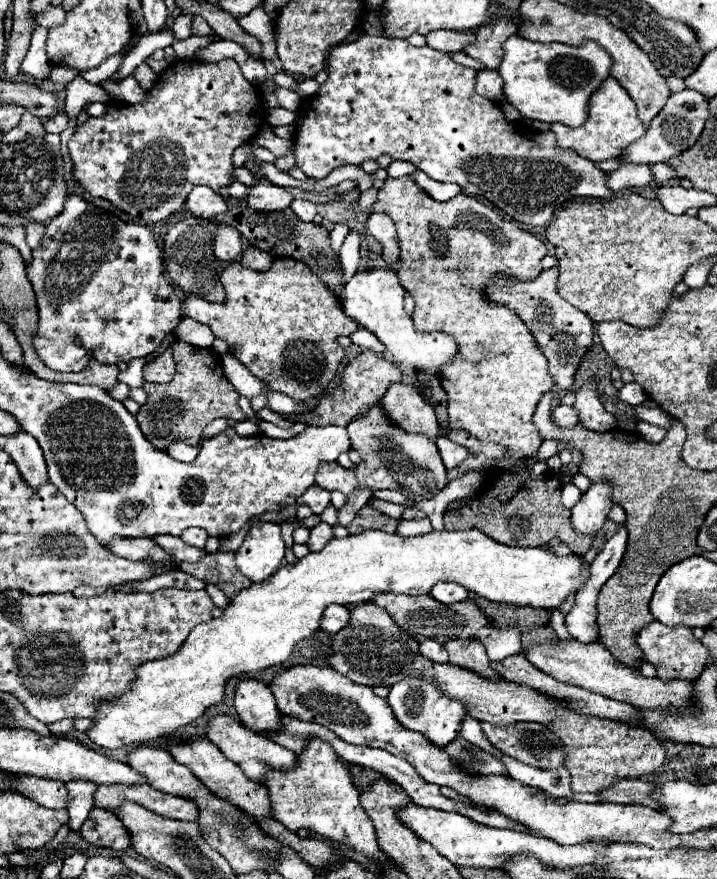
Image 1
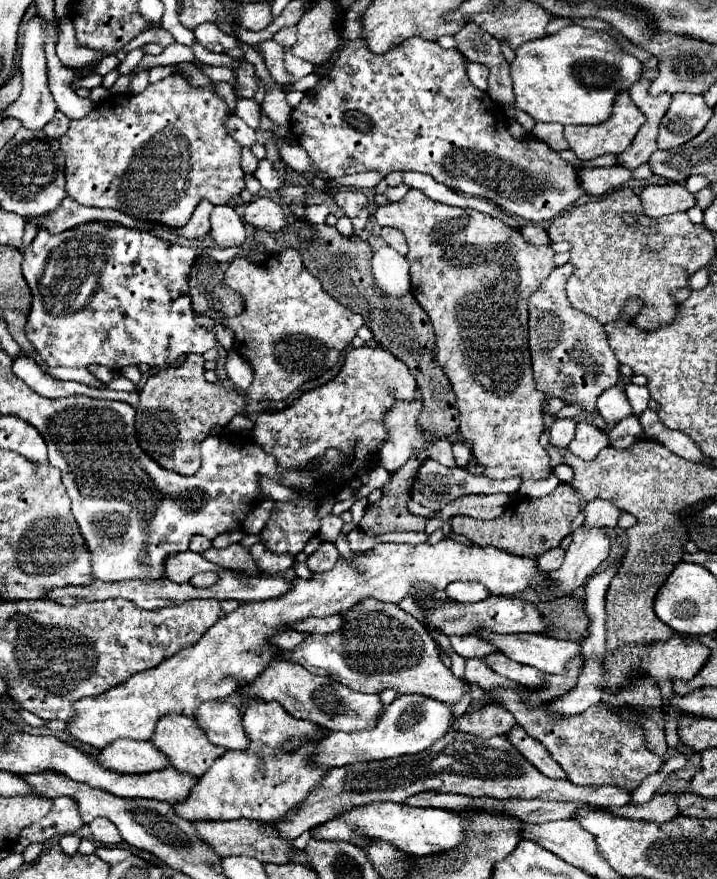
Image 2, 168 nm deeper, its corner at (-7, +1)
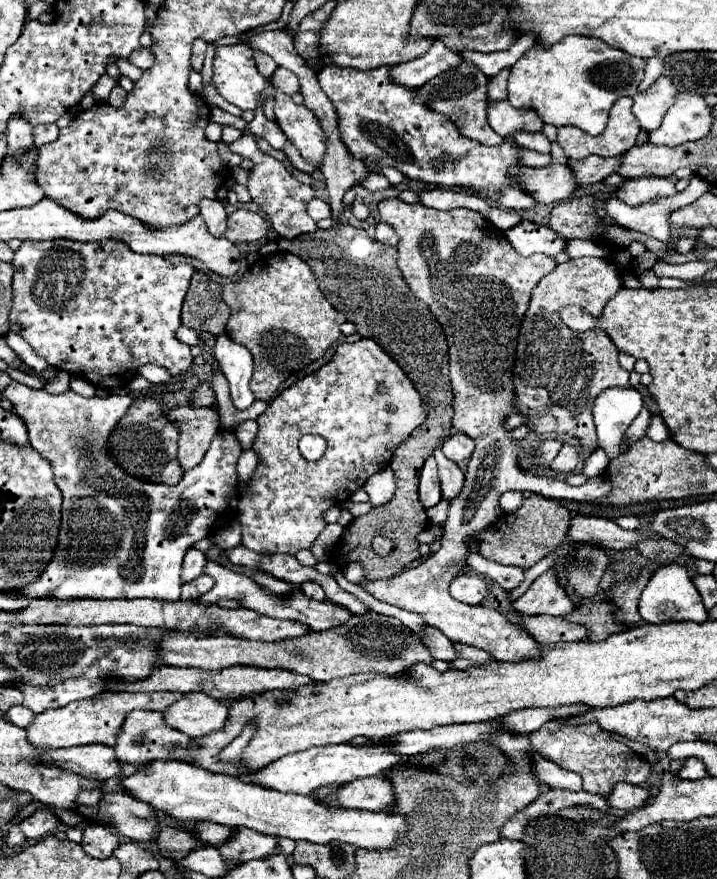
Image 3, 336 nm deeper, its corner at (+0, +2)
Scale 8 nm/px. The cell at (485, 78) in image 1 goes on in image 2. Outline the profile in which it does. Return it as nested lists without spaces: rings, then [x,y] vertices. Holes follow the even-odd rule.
[[[469,61],[469,63],[467,63],[467,75],[469,75],[471,83],[473,83],[477,89],[487,91],[487,75],[489,75],[489,69],[487,69],[483,63]]]

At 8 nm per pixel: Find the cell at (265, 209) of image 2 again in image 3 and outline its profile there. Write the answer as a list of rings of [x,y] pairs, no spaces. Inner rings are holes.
[[[240,208],[228,216],[226,238],[234,244],[238,242],[254,242],[268,234],[268,222],[258,212]]]

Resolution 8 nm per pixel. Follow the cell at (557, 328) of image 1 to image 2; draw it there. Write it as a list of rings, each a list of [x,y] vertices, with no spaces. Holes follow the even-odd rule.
[[[573,263],[555,267],[531,295],[529,351],[539,391],[543,391],[545,397],[559,397],[565,405],[579,405],[587,417],[593,417],[597,413],[595,399],[619,381],[619,361],[607,345],[603,325],[569,303],[565,283],[573,271]]]

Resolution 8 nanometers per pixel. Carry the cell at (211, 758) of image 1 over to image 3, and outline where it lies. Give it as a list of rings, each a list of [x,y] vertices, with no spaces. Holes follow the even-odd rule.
[[[132,710],[128,718],[124,720],[122,734],[116,740],[116,754],[120,754],[120,762],[128,764],[148,764],[152,760],[172,760],[172,750],[188,750],[192,744],[192,738],[188,738],[184,732],[172,728],[166,724],[162,712],[150,712],[150,710]]]

